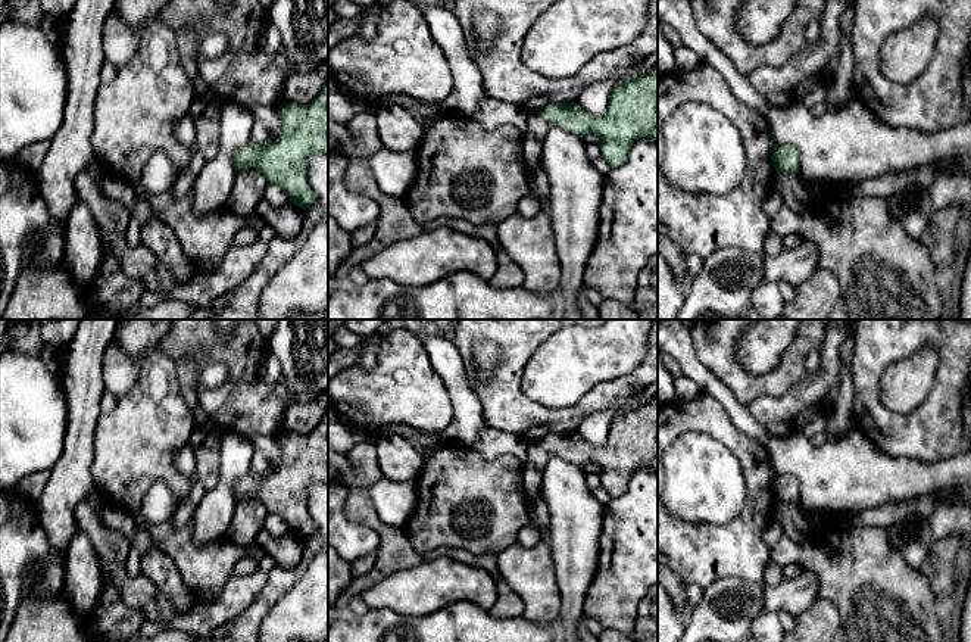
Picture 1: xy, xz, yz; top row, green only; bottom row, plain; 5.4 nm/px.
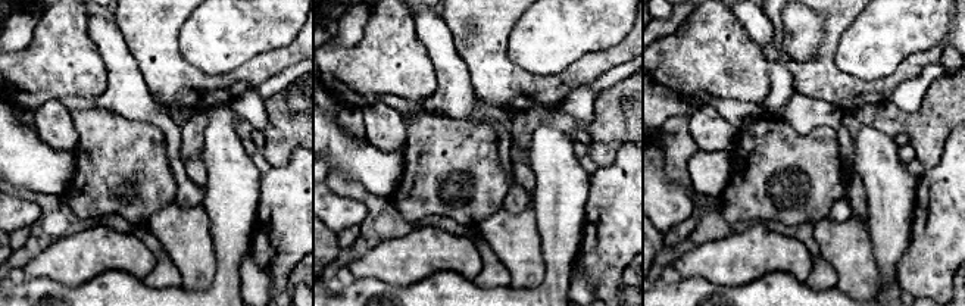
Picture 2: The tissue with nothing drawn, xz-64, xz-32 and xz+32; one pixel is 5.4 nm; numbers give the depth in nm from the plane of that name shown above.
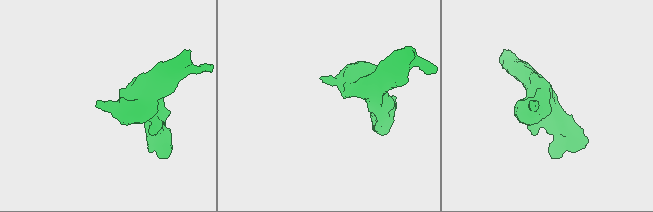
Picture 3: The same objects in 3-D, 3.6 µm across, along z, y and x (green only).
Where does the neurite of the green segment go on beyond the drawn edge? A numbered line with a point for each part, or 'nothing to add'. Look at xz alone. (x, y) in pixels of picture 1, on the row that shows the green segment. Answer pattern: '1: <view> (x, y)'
1: xz (539, 125)

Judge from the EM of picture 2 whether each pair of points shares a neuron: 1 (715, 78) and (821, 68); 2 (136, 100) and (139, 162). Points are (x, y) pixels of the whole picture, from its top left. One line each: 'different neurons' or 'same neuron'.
1: different neurons
2: different neurons

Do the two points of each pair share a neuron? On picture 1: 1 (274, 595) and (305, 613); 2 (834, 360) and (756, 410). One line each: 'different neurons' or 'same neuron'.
1: different neurons
2: same neuron

